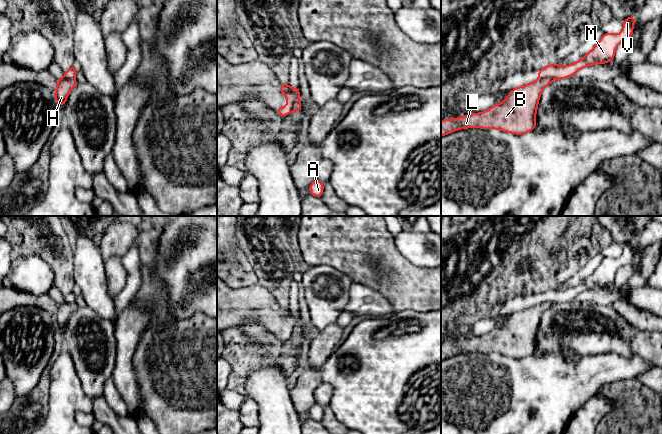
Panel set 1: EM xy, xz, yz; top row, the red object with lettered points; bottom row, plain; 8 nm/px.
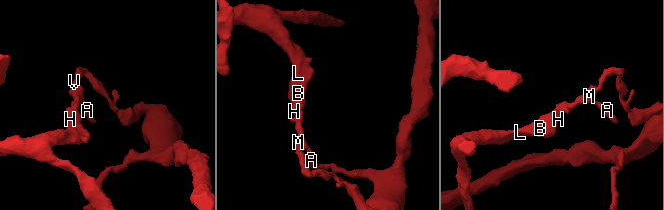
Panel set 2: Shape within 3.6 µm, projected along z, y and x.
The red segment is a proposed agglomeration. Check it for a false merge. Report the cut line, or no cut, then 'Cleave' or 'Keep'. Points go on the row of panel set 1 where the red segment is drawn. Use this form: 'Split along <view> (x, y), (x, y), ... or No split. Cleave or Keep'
Split along xz (299, 93), (291, 110). Cleave

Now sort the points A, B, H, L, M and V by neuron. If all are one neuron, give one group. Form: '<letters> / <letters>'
A M V / B H L

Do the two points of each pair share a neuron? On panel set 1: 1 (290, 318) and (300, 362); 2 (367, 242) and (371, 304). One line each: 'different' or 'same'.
1: different
2: different

